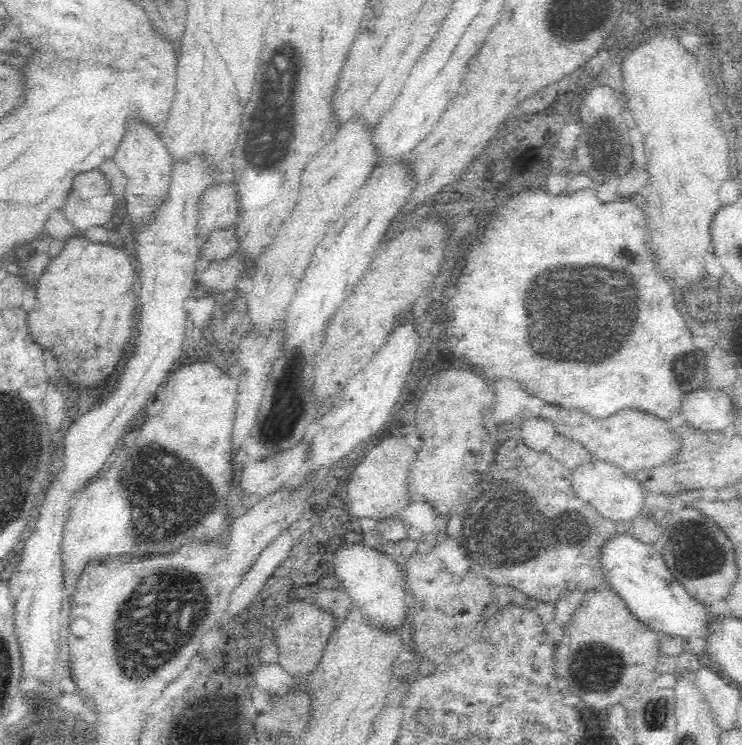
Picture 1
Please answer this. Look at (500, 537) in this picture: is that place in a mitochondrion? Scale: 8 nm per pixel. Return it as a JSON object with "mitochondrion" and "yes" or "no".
{"mitochondrion":"yes"}

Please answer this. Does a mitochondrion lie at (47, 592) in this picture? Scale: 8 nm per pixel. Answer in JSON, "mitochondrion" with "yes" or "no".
{"mitochondrion":"no"}

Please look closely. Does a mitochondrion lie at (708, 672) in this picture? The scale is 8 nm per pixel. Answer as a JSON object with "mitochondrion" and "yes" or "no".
{"mitochondrion":"no"}

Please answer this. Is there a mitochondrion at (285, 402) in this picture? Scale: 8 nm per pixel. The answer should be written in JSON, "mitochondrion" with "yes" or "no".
{"mitochondrion":"yes"}

